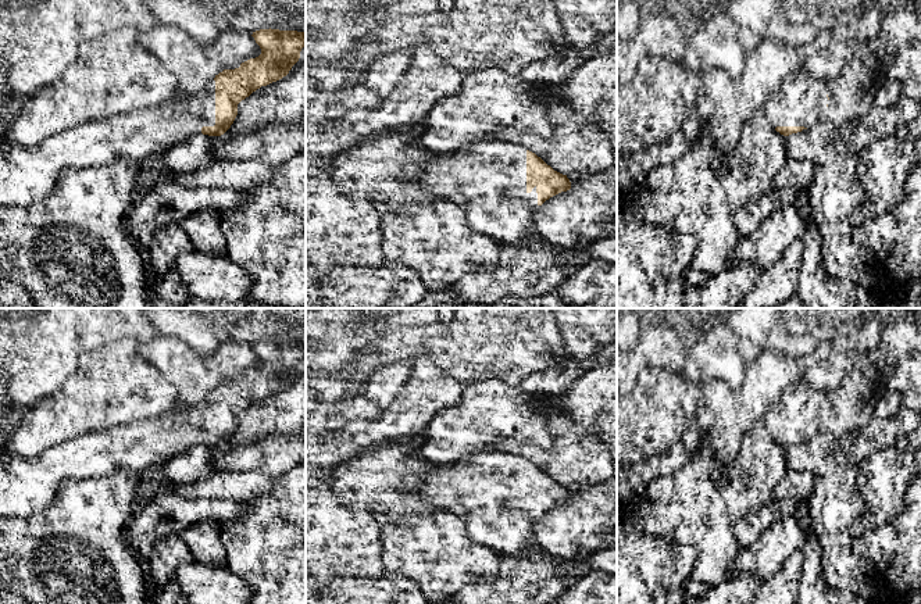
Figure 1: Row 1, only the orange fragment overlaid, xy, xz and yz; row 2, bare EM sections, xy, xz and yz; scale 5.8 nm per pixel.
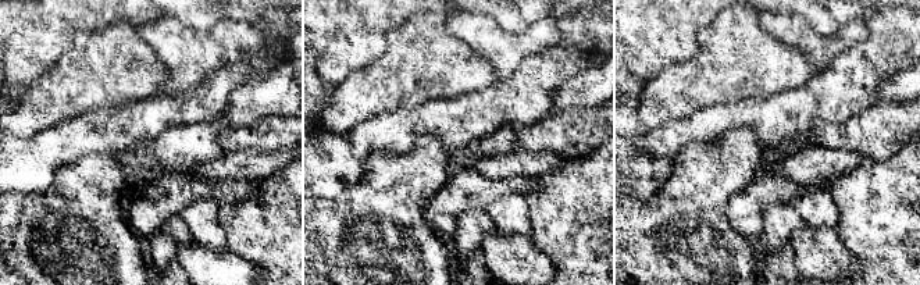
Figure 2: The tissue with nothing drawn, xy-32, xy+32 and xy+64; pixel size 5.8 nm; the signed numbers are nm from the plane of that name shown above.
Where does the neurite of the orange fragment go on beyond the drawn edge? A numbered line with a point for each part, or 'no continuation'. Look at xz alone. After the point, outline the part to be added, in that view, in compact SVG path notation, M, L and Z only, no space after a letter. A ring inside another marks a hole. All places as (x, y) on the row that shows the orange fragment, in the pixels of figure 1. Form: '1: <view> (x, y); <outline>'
1: xz (493, 174); M499 140L481 142L428 162L417 179L440 197L464 197L474 205L474 218L483 215L490 221L478 224L478 232L489 232L501 224L504 212L526 200L526 149Z

